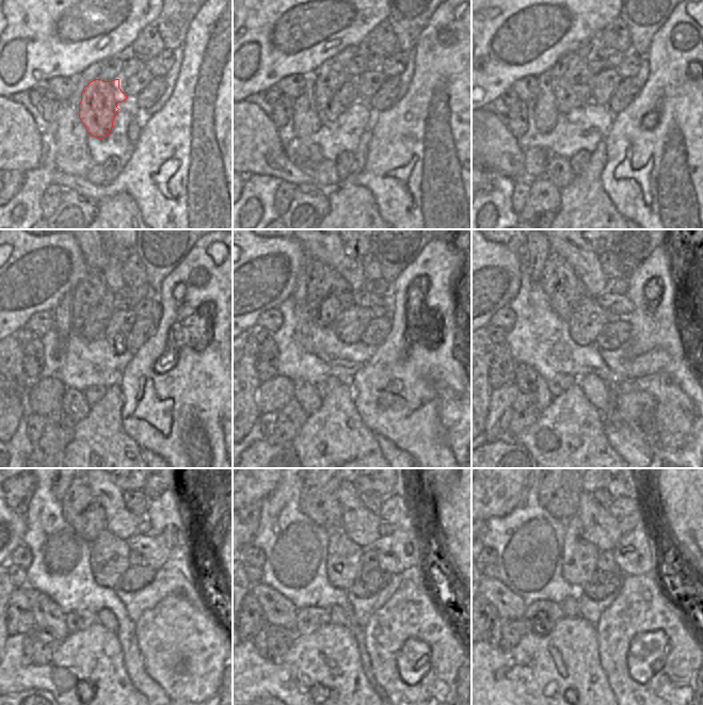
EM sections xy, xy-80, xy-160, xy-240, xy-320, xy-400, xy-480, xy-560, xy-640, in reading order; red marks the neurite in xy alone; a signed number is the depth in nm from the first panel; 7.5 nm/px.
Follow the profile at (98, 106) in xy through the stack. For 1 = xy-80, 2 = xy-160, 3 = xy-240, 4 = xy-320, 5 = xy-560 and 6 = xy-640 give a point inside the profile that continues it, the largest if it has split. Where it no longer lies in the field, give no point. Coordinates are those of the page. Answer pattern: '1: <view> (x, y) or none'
1: xy-80 (335, 92)
2: xy-160 (572, 81)
3: xy-240 (92, 308)
4: xy-320 (328, 293)
5: xy-560 (319, 500)
6: xy-640 (559, 492)

